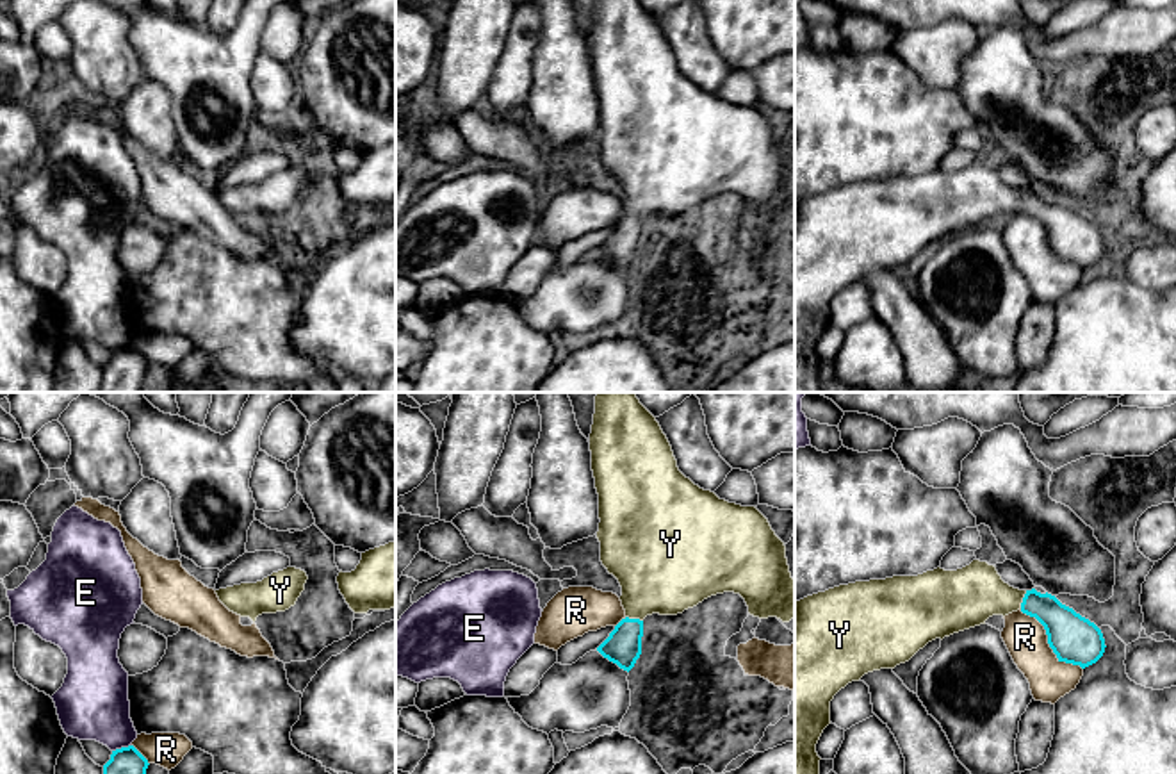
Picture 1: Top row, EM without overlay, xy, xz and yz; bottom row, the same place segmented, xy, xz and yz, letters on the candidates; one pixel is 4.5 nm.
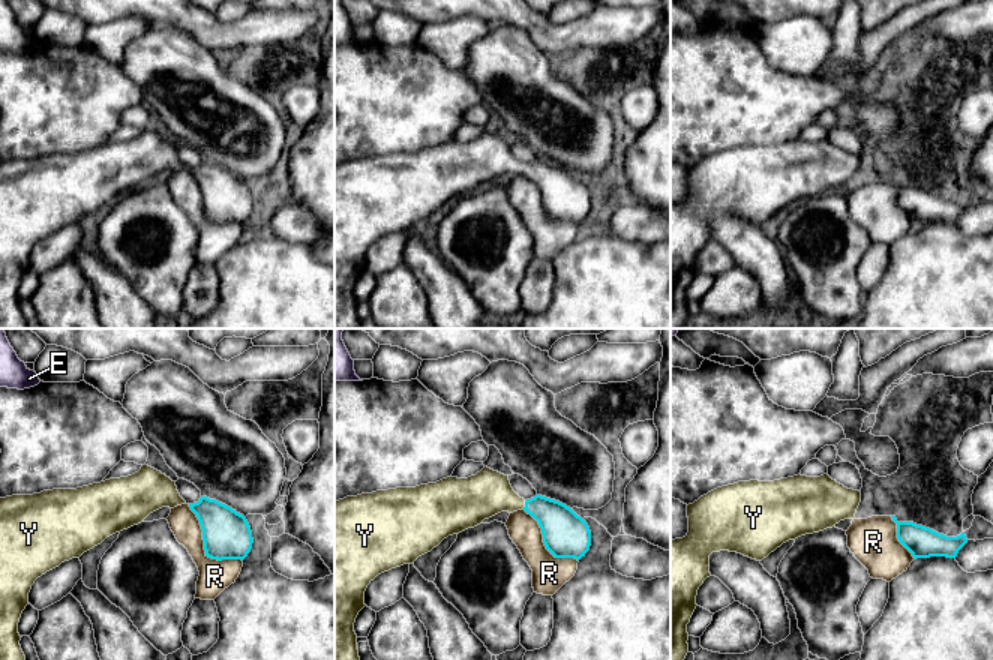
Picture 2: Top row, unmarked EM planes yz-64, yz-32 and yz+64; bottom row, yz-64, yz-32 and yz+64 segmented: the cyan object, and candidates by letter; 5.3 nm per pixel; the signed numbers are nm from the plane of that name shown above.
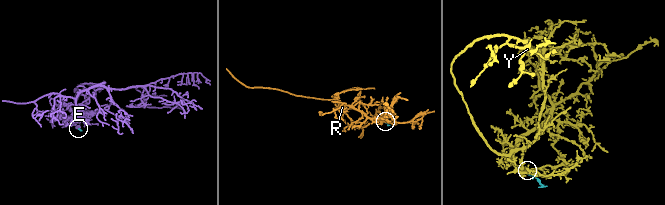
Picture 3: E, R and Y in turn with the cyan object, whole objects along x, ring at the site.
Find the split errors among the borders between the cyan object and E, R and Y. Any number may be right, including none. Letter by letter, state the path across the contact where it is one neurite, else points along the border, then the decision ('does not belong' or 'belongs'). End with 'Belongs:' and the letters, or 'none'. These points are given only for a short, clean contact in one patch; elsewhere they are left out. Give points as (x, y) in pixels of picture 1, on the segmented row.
E: border along xy (130, 744), (113, 751); does not belong
R: does not belong
Y: runs through yz (1068, 632), (1043, 607), (1023, 600), (968, 596); belongs
Belongs: Y

